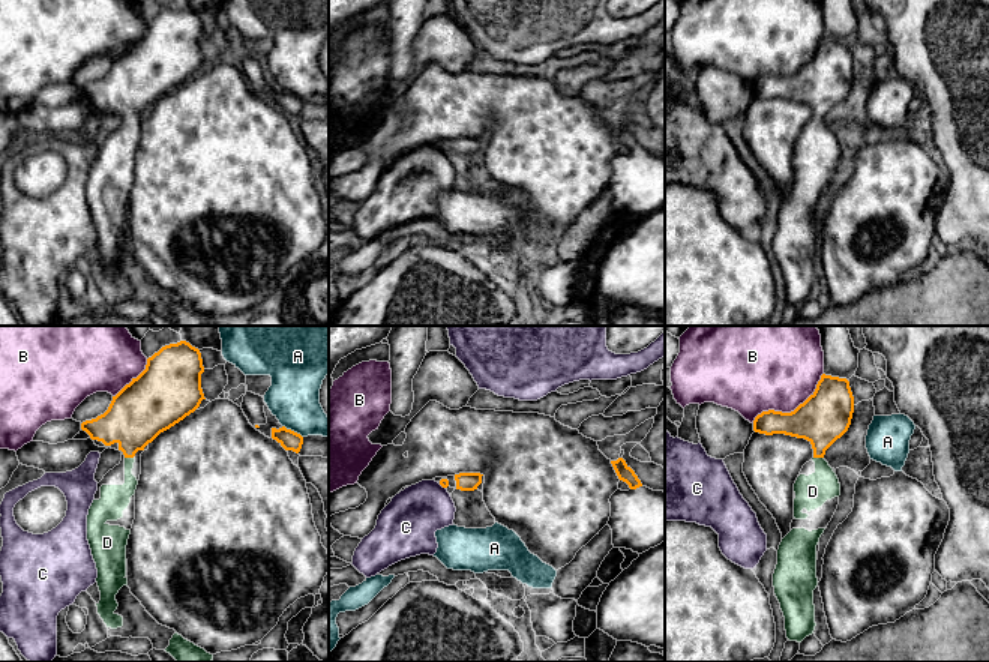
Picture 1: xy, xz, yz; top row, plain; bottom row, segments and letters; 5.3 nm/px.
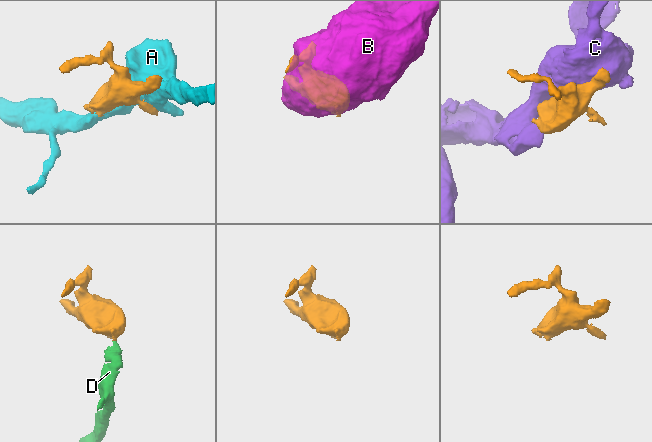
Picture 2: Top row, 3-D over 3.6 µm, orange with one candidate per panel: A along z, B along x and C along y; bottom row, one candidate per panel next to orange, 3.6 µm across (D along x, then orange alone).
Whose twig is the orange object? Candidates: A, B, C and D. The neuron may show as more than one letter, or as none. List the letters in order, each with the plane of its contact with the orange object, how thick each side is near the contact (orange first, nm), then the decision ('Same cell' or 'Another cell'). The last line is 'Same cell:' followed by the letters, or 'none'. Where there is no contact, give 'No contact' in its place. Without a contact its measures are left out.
A: Touches orange in xy. Thickness 110 nm (orange) against 280 nm. Another cell
B: Touches orange in yz. Thickness 280 nm (orange) against 400 nm. Another cell
C: Touches orange in xz. Thickness 50 nm (orange) against 300 nm. Another cell
D: Touches orange in yz. Thickness 280 nm (orange) against 180 nm. Same cell
Same cell: D

